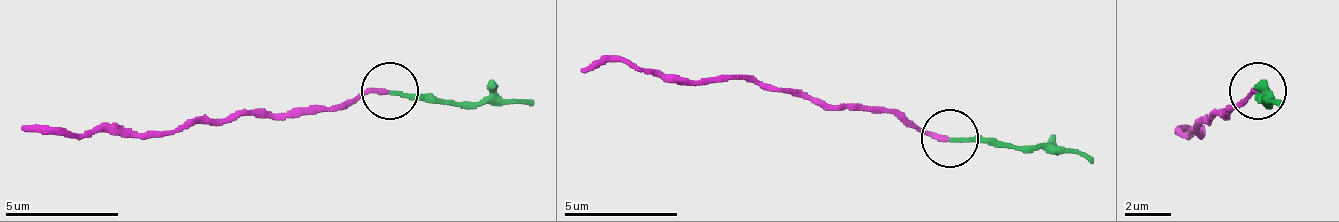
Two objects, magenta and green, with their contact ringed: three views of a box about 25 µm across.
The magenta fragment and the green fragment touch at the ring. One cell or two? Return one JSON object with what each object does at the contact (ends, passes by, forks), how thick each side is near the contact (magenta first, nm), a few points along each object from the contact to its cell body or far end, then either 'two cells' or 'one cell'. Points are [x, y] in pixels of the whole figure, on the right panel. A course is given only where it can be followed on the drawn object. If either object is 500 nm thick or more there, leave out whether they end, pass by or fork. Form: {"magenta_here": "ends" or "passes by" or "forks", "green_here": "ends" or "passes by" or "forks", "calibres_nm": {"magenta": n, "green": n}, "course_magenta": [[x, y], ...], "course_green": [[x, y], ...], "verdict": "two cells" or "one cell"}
{"magenta_here": "ends", "green_here": "ends", "calibres_nm": {"magenta": 220, "green": 180}, "course_magenta": [[1259, 90], [1230, 112], [1196, 129], [1202, 135], [1179, 129], [1191, 124]], "course_green": [[1259, 90], [1265, 101], [1282, 107]], "verdict": "one cell"}

